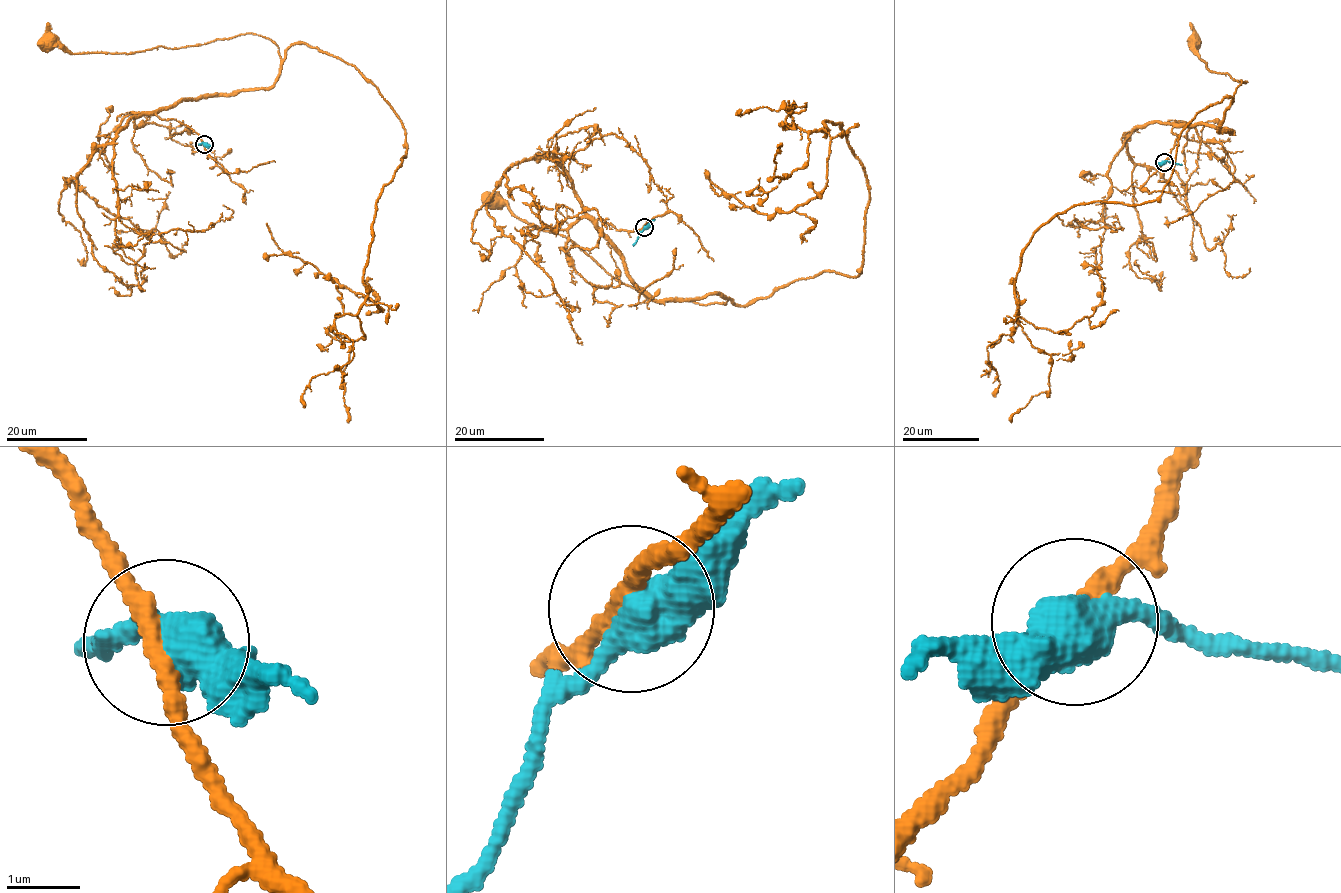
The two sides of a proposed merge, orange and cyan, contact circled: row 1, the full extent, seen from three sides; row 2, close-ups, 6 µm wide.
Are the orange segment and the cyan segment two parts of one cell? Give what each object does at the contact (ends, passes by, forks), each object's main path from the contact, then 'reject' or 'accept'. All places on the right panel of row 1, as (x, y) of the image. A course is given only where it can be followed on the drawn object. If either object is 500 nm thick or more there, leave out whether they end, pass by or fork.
course orange (1164, 161), (1175, 127), (1233, 132), (1220, 132), (1220, 125), (1246, 80), (1207, 69), (1194, 42); course cyan (1164, 161), (1182, 165); reject

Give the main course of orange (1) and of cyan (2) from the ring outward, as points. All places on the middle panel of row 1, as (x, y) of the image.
1: (644, 226), (597, 221), (626, 274), (652, 298), (719, 294), (726, 303), (645, 297), (564, 237), (493, 201)
2: (644, 226), (633, 246)

